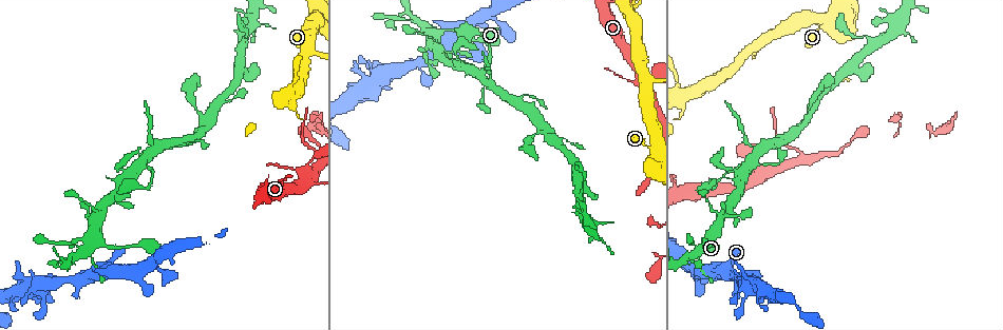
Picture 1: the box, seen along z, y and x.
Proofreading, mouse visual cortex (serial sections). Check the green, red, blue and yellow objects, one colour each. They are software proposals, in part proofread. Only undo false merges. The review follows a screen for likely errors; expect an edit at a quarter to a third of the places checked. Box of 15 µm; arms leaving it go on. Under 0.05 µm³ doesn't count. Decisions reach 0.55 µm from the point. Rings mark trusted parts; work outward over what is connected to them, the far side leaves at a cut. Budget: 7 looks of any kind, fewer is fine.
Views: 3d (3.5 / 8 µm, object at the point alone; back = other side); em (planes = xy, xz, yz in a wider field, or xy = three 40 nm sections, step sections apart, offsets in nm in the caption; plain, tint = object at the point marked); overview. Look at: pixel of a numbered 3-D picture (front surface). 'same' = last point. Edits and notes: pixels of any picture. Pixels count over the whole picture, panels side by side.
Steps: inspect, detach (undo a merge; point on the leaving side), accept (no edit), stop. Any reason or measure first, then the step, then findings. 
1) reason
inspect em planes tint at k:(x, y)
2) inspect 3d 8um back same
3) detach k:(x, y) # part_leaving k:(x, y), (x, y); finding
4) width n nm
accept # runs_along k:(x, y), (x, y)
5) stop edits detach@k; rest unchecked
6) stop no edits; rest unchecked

sudden change in width
inspect 3d 3.5um at 1:(315, 148)

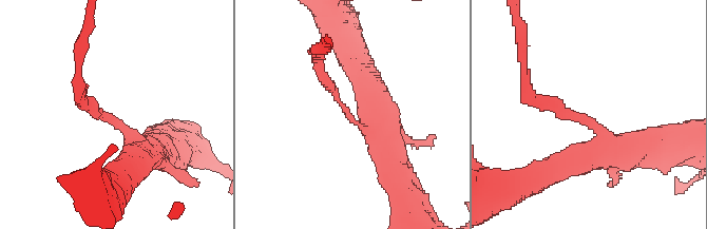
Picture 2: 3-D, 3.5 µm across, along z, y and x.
arm_widths 150, 450 nm
inspect em xy step 5 tint at 2:(591, 124)

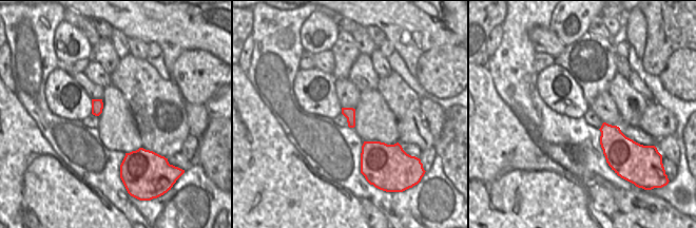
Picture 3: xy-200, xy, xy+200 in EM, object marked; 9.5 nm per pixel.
another direction
inspect em planes tint same

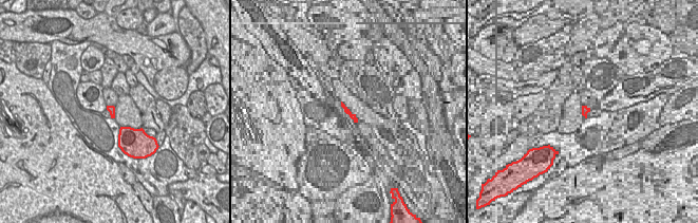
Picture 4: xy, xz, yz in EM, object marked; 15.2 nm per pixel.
detach 2:(566, 113) # a second cell is stuck on

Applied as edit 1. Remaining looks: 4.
small branch off a trunk
inspect 3d 3.5um at 1:(709, 243)

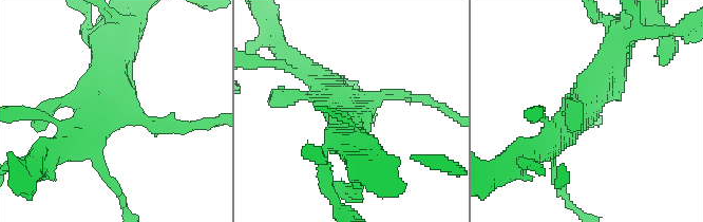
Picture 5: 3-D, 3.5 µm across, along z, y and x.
arms 4; arm_widths 150, 150, 350, 450 nm
inspect em xy step 1 plain at 5:(123, 114)

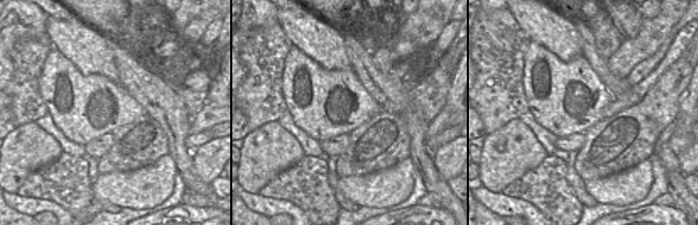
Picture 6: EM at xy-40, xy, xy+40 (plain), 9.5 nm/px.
inspect em xy step 1 tint same

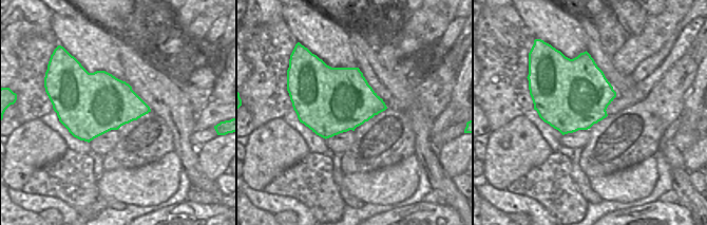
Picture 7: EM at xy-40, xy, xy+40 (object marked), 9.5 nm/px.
accept # all the same cell

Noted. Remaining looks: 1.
stop edits detach@2; rest unchecked

